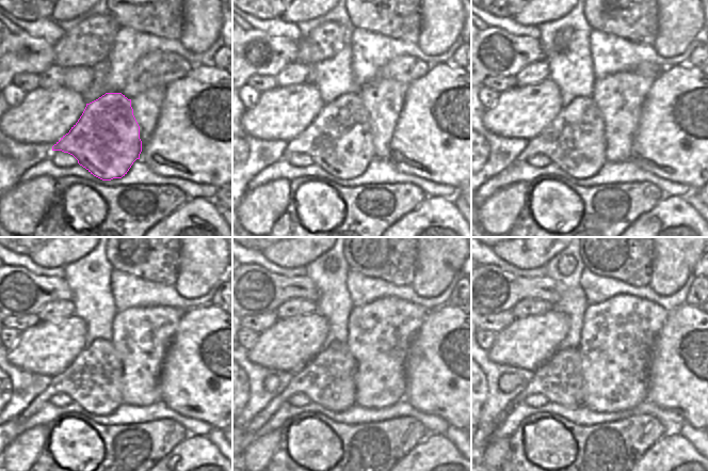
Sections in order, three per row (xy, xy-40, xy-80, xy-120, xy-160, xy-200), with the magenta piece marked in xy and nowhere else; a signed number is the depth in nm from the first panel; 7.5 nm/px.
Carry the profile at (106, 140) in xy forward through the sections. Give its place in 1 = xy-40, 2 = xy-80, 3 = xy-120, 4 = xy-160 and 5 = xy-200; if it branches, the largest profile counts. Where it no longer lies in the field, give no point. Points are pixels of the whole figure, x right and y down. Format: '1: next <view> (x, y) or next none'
1: next xy-40 (339, 140)
2: next xy-80 (575, 141)
3: next xy-120 (94, 380)
4: next xy-160 (328, 379)
5: next xy-200 (560, 379)

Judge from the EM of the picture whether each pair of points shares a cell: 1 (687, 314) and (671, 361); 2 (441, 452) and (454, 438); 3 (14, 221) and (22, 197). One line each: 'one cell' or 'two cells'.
1: one cell
2: two cells
3: one cell

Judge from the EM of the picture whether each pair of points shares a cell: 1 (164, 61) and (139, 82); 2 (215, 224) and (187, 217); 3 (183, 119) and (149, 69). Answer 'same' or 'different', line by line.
1: same
2: same
3: different

